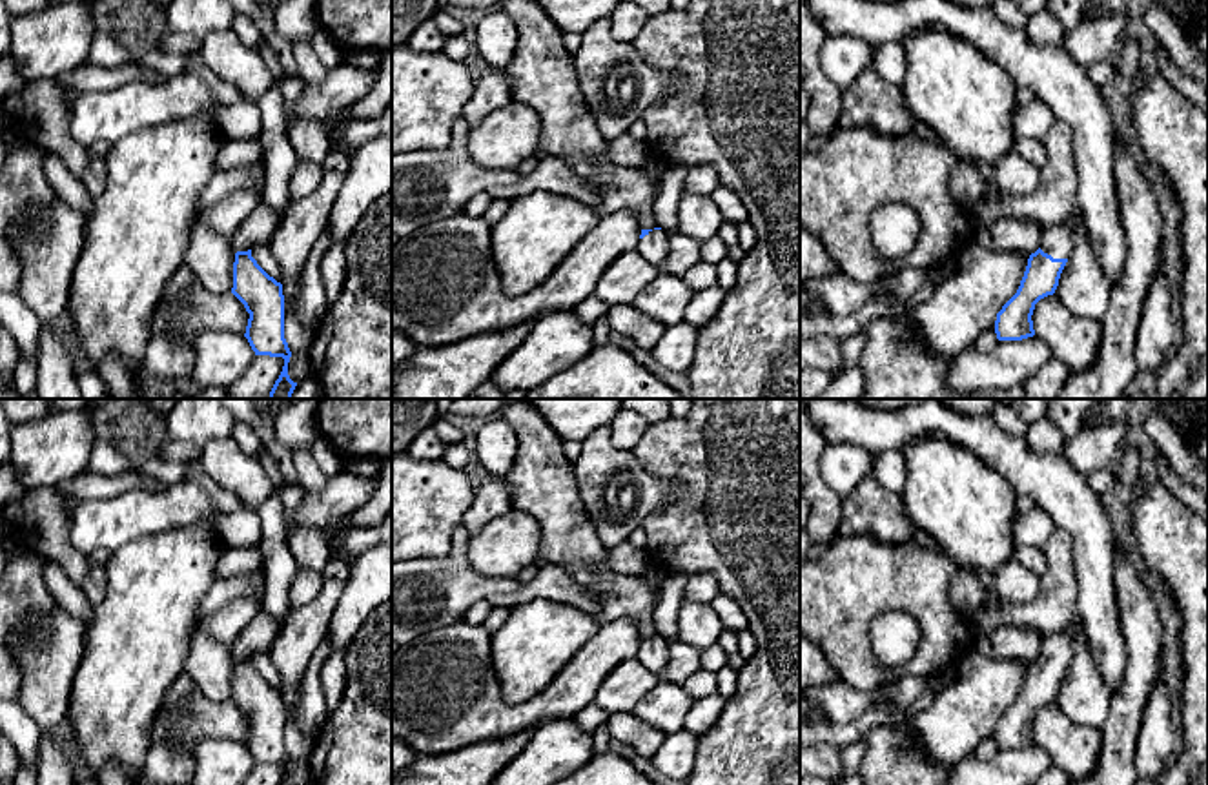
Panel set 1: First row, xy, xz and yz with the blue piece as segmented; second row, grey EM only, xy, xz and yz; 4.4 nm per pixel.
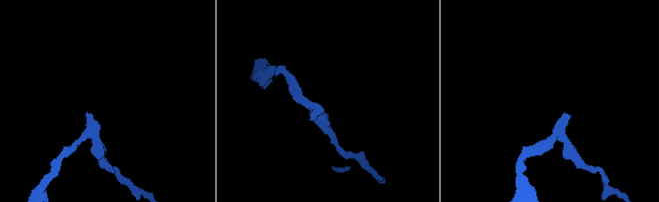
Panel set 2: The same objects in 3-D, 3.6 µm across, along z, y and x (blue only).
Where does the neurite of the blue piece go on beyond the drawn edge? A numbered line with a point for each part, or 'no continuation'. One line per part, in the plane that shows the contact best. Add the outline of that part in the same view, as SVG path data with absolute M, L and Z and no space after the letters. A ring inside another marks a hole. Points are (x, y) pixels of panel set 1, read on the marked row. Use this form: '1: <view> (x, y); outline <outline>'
1: yz (1057, 241); outline M1066 220L1051 224L1042 231L1040 250L1053 259L1068 259L1075 242L1075 231Z

